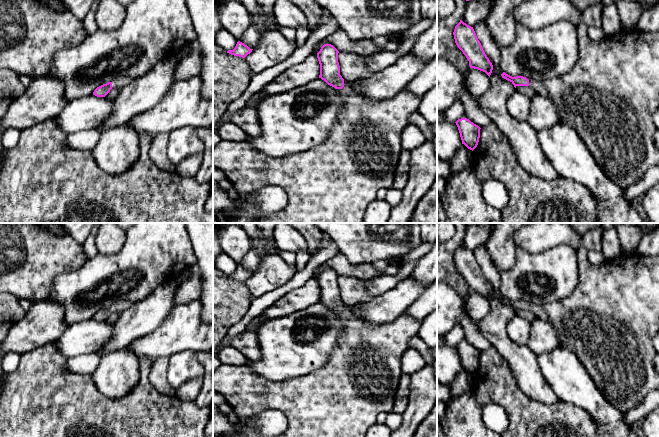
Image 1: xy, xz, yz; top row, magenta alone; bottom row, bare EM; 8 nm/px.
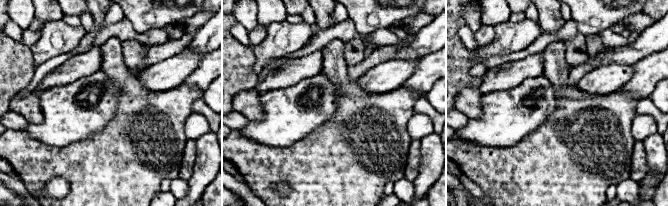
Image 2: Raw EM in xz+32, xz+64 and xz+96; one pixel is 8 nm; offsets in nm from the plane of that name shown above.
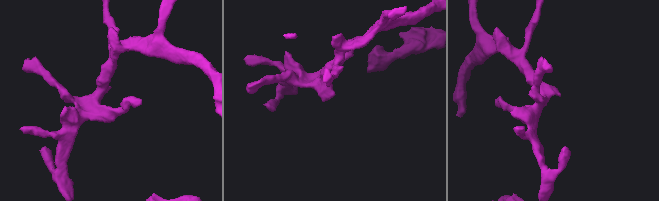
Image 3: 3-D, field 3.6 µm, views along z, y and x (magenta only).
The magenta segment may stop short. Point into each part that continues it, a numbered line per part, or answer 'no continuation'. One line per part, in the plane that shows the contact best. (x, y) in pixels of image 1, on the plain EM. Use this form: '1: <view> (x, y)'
1: xy (120, 306)

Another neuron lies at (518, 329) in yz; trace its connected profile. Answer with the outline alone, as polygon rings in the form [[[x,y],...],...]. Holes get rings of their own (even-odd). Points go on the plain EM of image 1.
[[[514,314],[506,326],[506,332],[517,345],[527,345],[530,337],[530,321]]]

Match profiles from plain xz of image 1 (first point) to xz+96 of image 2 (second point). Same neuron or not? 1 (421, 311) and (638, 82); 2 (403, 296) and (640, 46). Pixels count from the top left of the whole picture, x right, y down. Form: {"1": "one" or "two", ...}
{"1": "one", "2": "two"}

